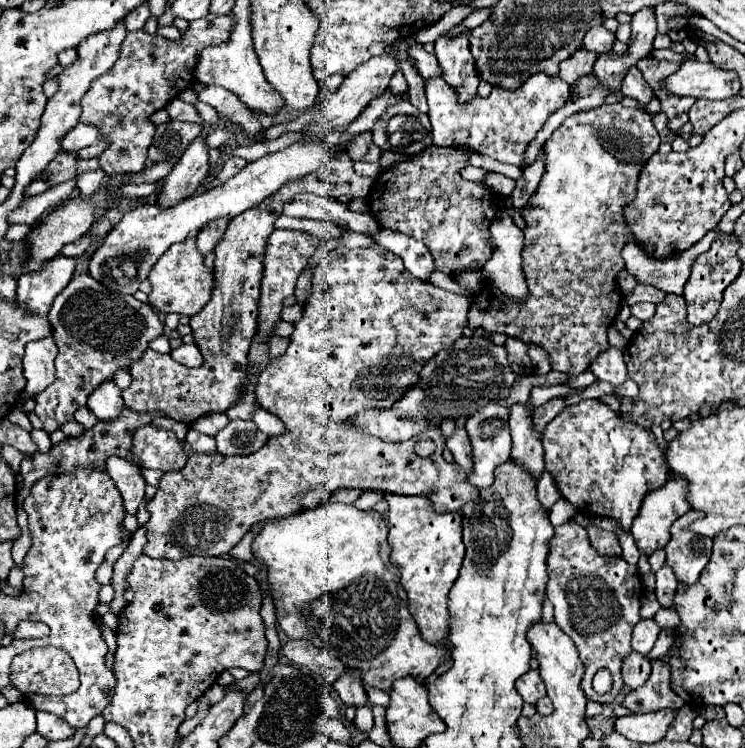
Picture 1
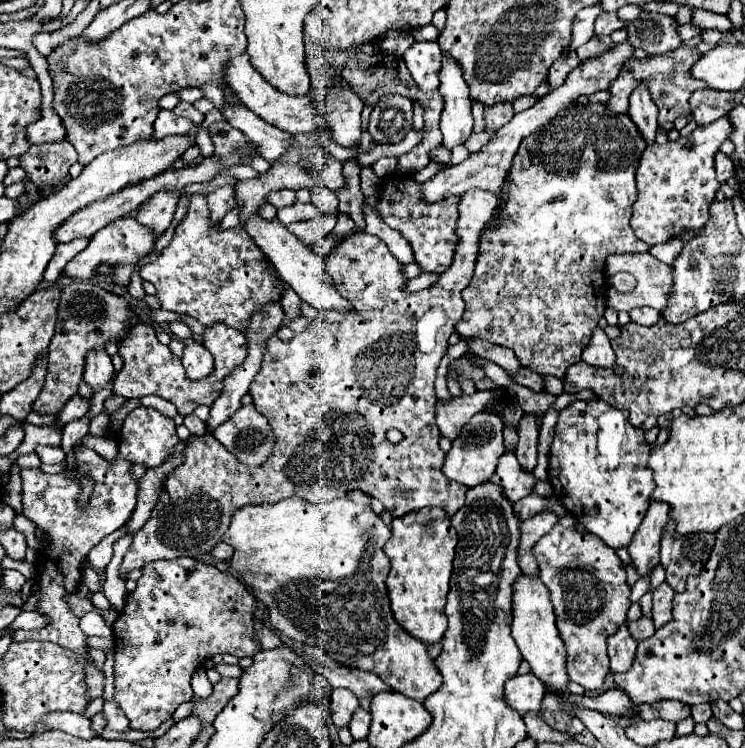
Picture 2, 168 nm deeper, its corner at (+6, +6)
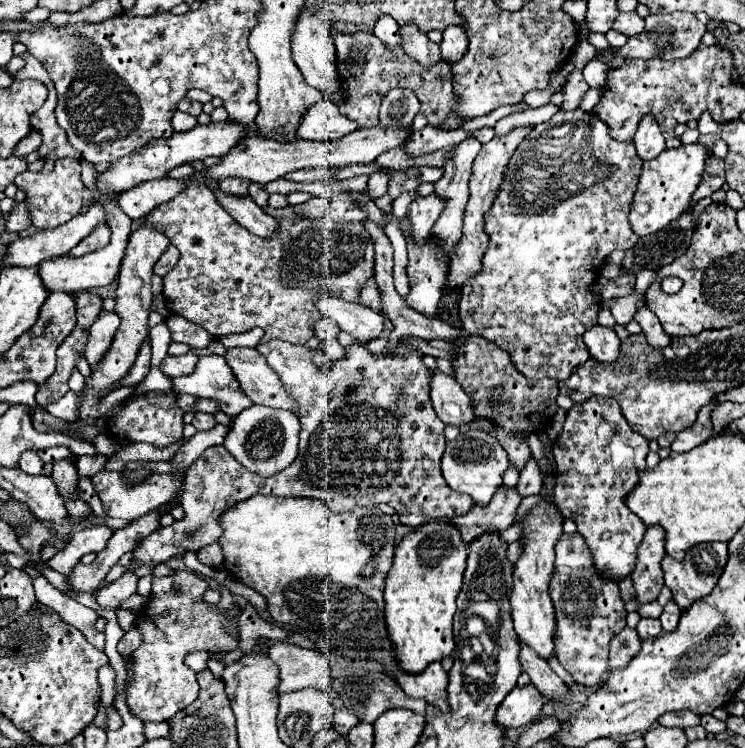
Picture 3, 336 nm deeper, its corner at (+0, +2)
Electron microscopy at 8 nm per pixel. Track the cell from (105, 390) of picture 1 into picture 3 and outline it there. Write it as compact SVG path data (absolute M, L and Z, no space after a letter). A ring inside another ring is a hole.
M108 310L100 312L92 328L88 330L88 344L84 348L84 356L90 364L96 364L104 356L104 352L112 344L118 326L120 326L120 318L116 312L108 312Z

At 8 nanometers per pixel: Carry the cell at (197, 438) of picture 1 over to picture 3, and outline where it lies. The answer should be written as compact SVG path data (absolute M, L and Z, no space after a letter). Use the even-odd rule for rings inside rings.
M196 412L194 420L192 420L192 426L194 426L196 430L208 430L208 428L214 428L214 426L216 426L214 414L206 414L206 412Z

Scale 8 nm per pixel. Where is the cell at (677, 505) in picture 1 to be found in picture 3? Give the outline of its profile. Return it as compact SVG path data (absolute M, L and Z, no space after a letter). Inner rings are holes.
M650 526L638 546L636 568L630 574L636 588L636 600L640 604L654 602L664 586L660 568L660 560L664 558L664 554L664 530L660 526Z

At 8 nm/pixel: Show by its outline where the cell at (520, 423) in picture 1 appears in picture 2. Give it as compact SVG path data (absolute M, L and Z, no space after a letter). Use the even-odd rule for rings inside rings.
M516 450L504 452L490 480L494 484L500 484L504 488L506 498L512 502L518 502L520 498L532 494L532 488L536 484L536 478L530 472L522 472L522 466L518 464L518 458L516 458Z

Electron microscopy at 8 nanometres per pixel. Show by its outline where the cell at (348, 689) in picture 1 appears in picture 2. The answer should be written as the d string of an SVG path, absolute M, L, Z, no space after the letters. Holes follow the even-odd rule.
M334 688L332 690L332 718L336 726L348 726L352 712L358 708L358 698L350 690Z

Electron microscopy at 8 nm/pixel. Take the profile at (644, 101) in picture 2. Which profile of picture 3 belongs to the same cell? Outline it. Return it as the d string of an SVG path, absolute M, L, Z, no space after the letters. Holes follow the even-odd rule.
M652 116L642 118L632 142L636 146L636 154L642 160L652 160L664 150L664 136L662 136L662 132L656 126L656 120Z

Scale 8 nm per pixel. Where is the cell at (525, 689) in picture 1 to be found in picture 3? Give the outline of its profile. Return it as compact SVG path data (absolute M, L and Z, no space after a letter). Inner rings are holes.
M528 684L522 688L514 688L498 706L494 720L506 730L522 728L532 724L540 716L542 706L544 706L542 694L538 692L536 686Z

